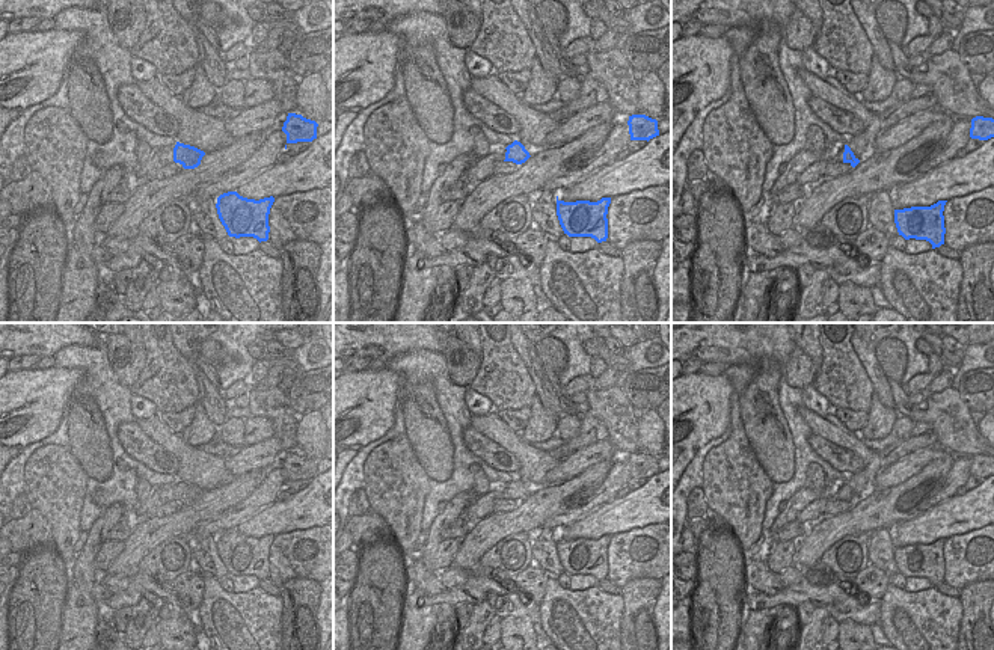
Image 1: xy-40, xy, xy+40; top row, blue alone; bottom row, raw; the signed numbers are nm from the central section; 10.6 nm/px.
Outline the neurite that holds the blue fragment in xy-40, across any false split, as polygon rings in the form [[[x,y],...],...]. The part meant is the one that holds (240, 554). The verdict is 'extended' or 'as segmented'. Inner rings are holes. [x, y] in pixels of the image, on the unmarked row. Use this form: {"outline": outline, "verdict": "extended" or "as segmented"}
{"outline": [[[228,529],[217,535],[217,552],[229,575],[253,575],[259,581],[268,578],[268,552],[275,535],[259,538]]], "verdict": "as segmented"}

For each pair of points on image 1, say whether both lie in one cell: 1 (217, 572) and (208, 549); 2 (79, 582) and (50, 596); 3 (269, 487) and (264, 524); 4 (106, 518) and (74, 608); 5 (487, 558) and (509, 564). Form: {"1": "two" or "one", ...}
{"1": "one", "2": "two", "3": "two", "4": "one", "5": "one"}

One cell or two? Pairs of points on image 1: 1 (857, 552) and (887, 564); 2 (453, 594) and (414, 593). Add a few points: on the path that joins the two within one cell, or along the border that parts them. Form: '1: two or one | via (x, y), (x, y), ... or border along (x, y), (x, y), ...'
1: two | border along (875, 531), (869, 540), (868, 563)
2: two | border along (423, 596), (426, 605), (438, 605)

